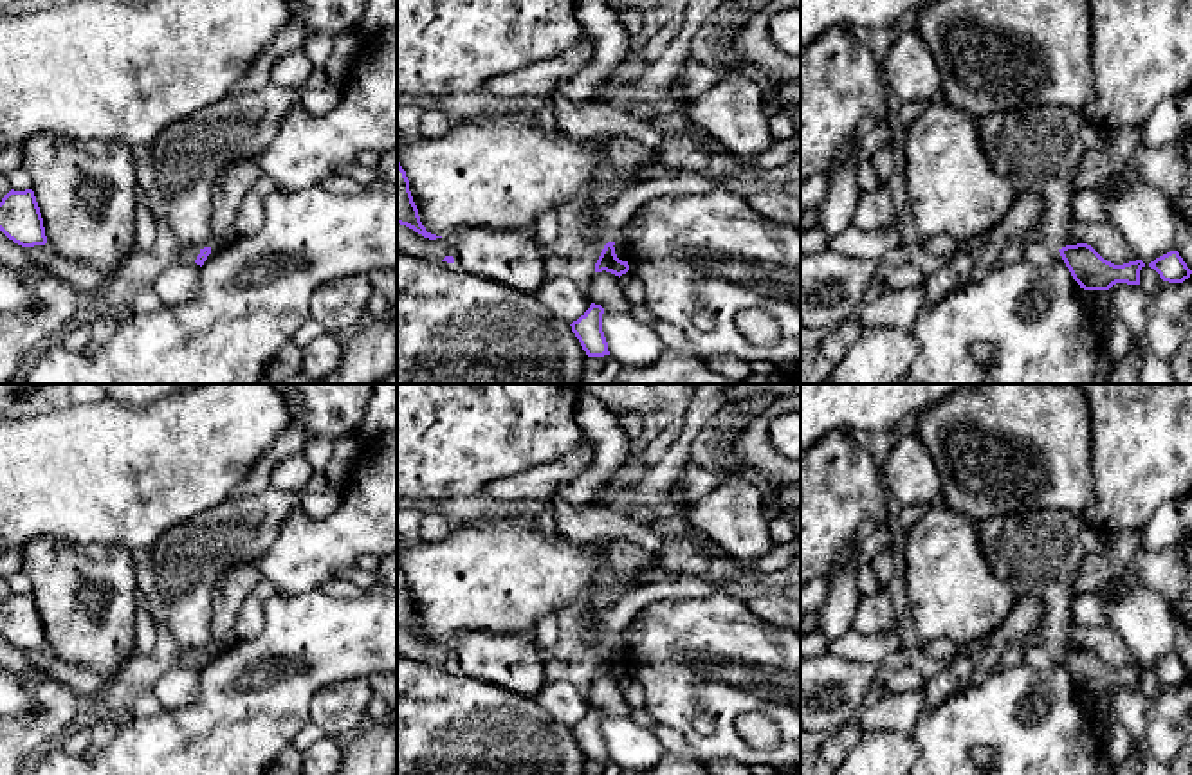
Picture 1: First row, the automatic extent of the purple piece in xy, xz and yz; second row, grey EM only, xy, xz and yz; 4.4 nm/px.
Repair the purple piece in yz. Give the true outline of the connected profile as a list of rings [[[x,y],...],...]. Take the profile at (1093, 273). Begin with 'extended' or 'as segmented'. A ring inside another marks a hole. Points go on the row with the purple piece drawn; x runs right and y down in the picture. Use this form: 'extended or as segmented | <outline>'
as segmented | [[[1087,243],[1066,245],[1059,252],[1084,290],[1109,290],[1116,283],[1140,285],[1140,270],[1145,267],[1142,260],[1114,265]]]

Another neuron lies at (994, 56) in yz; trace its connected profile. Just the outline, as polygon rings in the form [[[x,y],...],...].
[[[932,0],[918,16],[923,38],[941,74],[941,90],[976,119],[1008,110],[1066,106],[1077,112],[1093,101],[1089,0]]]

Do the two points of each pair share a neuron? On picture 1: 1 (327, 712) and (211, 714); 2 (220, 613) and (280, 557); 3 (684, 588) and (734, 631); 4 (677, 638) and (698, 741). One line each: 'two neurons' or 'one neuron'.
1: two neurons
2: two neurons
3: two neurons
4: one neuron

